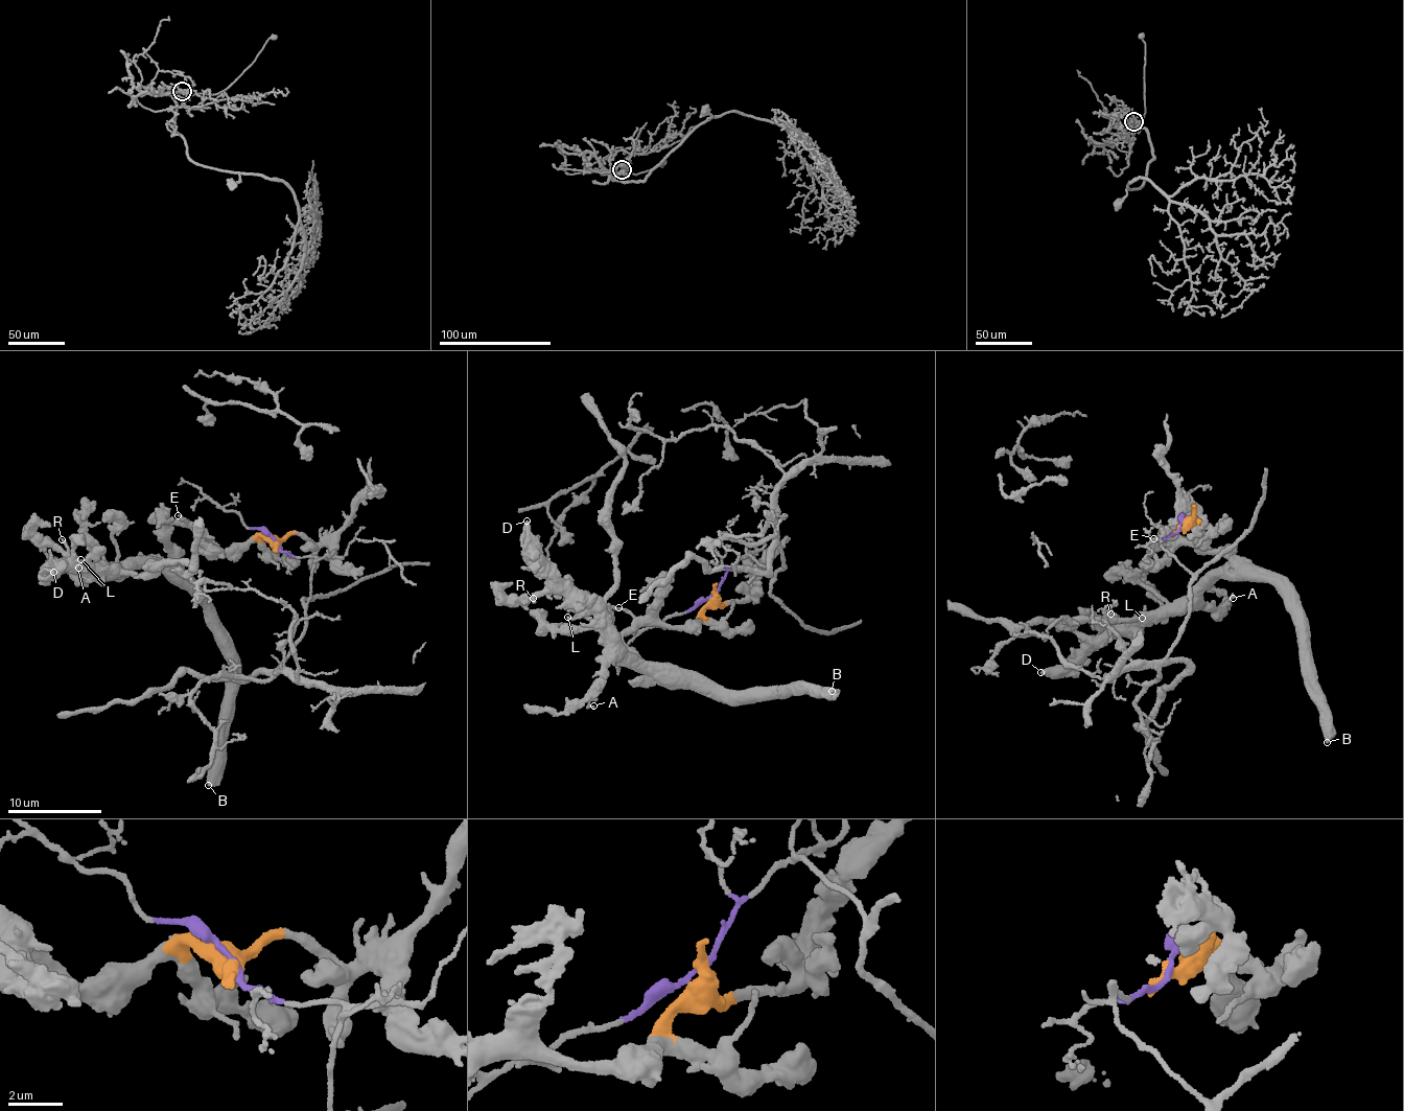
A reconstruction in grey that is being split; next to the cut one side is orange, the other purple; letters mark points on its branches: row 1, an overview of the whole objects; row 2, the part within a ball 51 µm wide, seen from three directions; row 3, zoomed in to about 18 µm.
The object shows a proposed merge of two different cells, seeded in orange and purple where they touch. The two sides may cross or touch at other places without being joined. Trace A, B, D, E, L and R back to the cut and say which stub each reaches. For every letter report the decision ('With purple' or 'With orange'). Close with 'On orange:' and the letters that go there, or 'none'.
A: With orange
B: With orange
D: With orange
E: With orange
L: With orange
R: With orange
On orange: A, B, D, E, L, R

